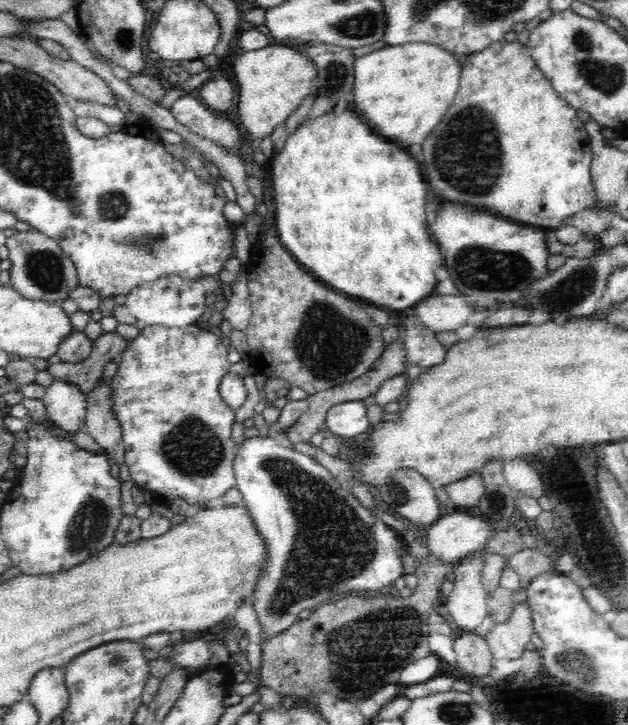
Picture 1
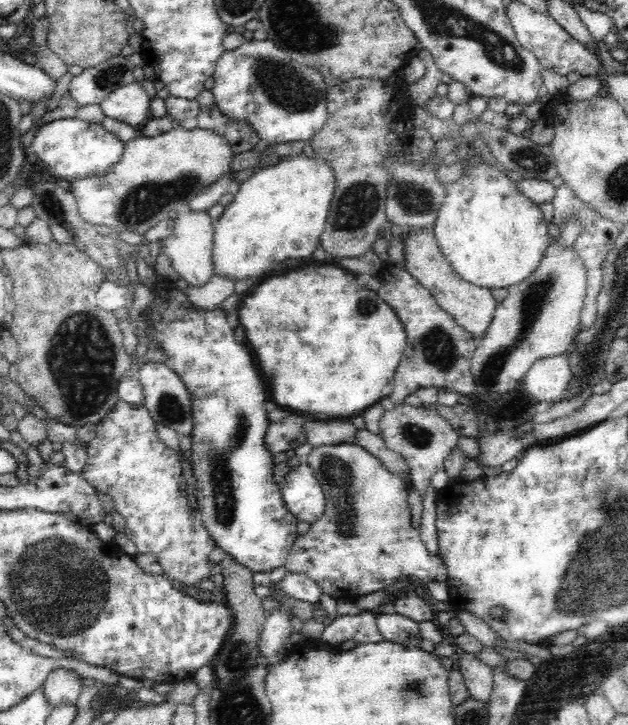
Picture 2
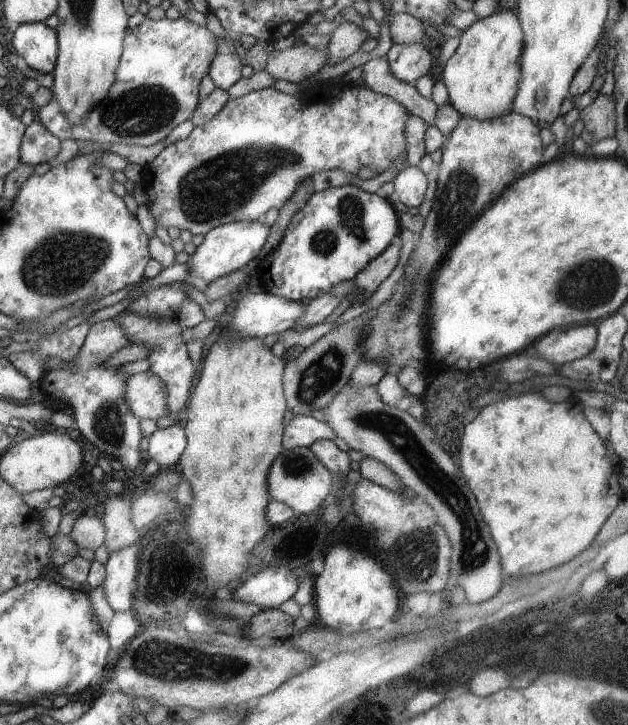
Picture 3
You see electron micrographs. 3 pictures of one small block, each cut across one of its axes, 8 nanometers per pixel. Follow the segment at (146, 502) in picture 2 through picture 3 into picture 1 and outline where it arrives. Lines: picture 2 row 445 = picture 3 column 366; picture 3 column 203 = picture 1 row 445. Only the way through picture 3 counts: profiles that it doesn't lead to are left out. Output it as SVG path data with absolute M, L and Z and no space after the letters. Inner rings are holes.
M146 325L134 340L124 348L120 354L122 361L118 364L118 370L112 378L112 411L114 417L122 424L122 441L124 441L124 462L128 464L130 480L143 486L152 492L156 498L162 502L174 499L184 499L190 505L206 508L218 504L220 497L230 488L236 486L235 463L236 444L232 441L232 424L234 424L235 410L230 408L219 392L220 380L229 372L231 363L228 361L228 349L224 346L220 337L212 332L205 331L199 325L190 325L186 328L166 328L160 325Z

